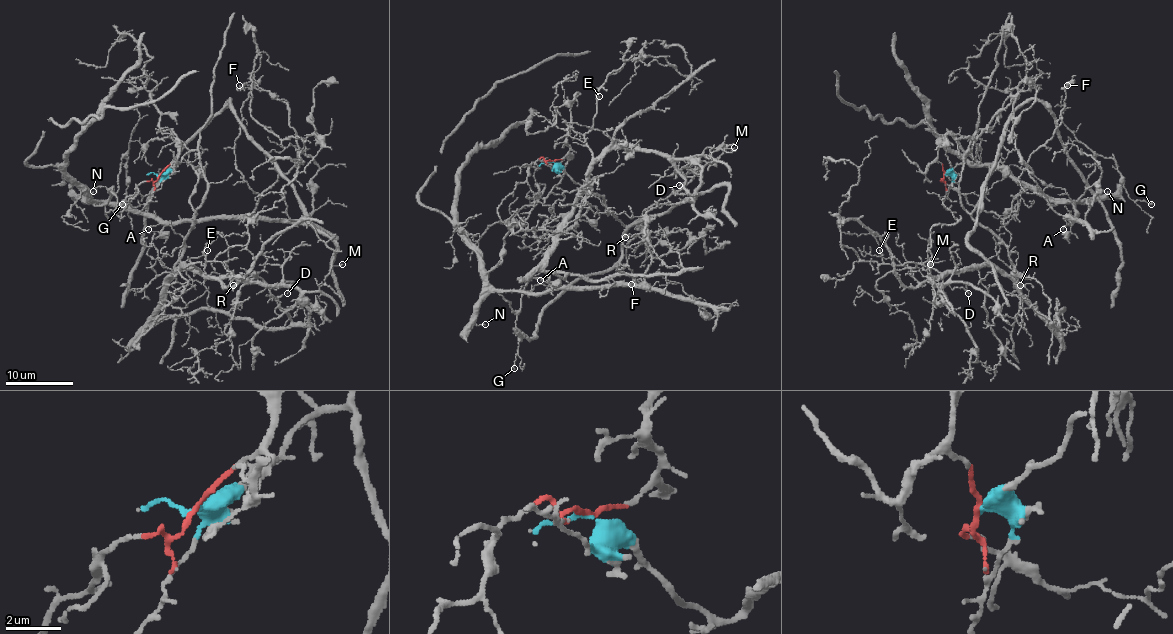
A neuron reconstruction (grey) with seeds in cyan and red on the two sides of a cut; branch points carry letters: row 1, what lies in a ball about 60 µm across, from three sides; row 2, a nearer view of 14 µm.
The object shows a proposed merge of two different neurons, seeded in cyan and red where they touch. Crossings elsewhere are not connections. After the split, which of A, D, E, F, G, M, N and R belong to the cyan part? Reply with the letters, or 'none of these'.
D, E, M, R

